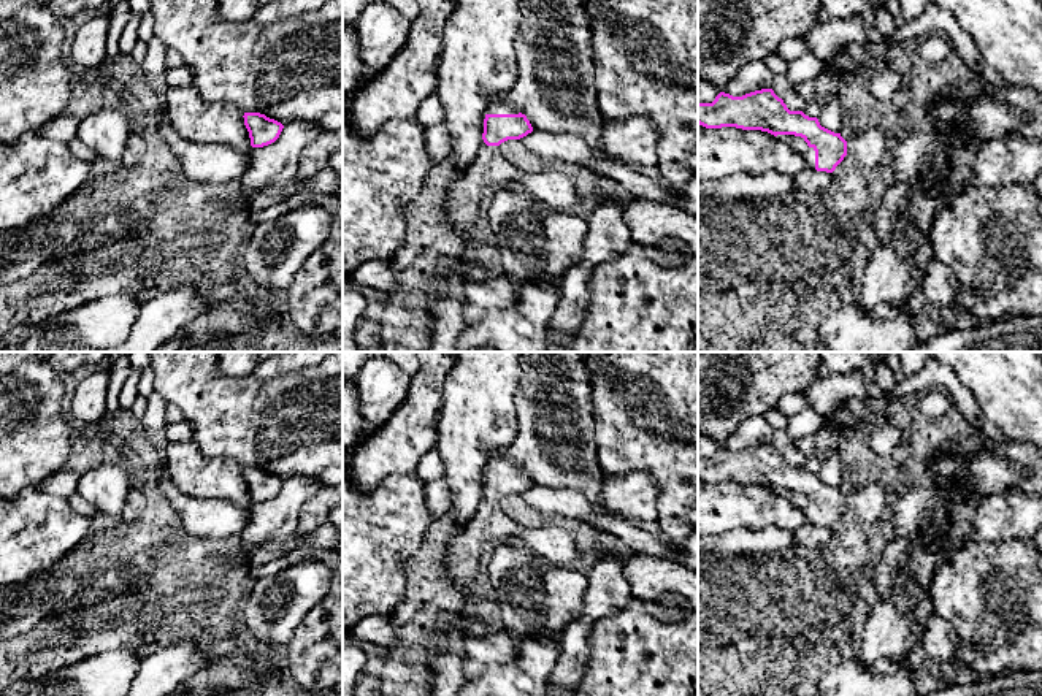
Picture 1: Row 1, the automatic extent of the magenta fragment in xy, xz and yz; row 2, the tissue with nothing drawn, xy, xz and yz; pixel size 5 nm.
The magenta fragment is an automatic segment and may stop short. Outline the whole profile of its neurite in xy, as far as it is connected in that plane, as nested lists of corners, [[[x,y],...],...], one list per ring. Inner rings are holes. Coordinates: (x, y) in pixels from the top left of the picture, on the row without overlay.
[[[244,468],[243,472],[252,503],[263,503],[274,498],[284,484],[281,477],[260,468]]]

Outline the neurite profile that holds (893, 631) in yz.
[[[907,482],[895,490],[890,499],[895,533],[875,563],[872,576],[875,602],[864,621],[863,637],[855,655],[866,669],[888,672],[896,663],[920,655],[926,623],[934,614],[928,590],[933,587],[933,576],[940,564],[942,549],[952,528],[950,509],[953,503],[966,501],[960,484],[933,482],[928,487],[920,487],[915,482]]]

